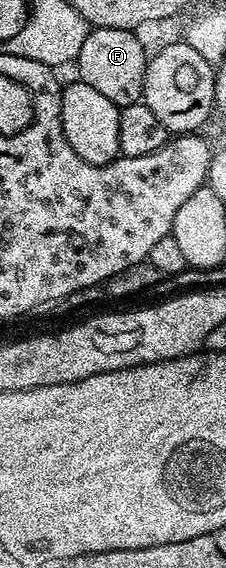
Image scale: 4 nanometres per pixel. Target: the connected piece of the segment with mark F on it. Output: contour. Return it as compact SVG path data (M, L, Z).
M91 28L74 64L79 82L98 89L102 97L114 101L119 108L141 102L150 55L144 52L144 43L138 36L136 31L126 29Z

